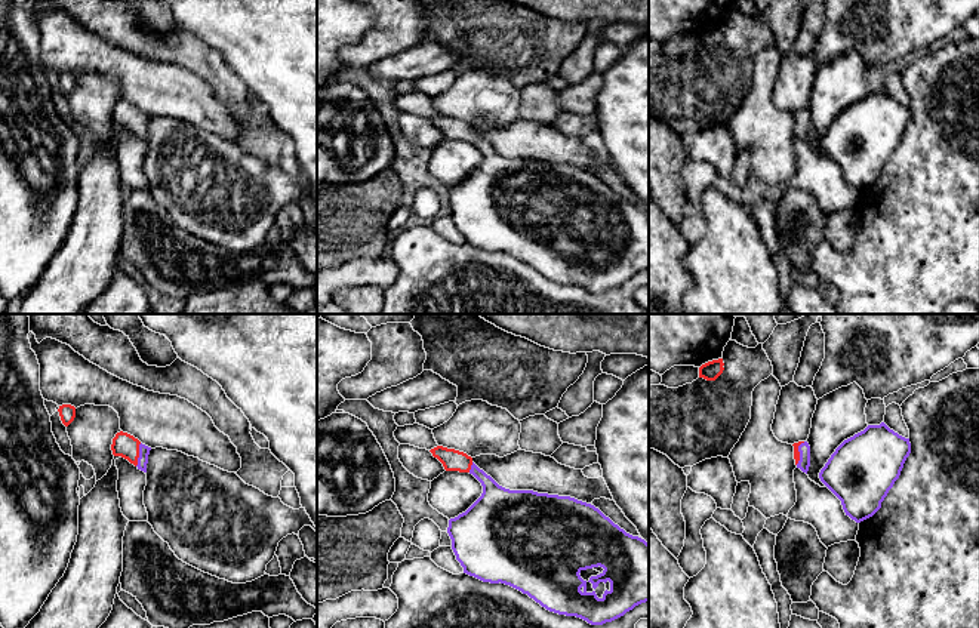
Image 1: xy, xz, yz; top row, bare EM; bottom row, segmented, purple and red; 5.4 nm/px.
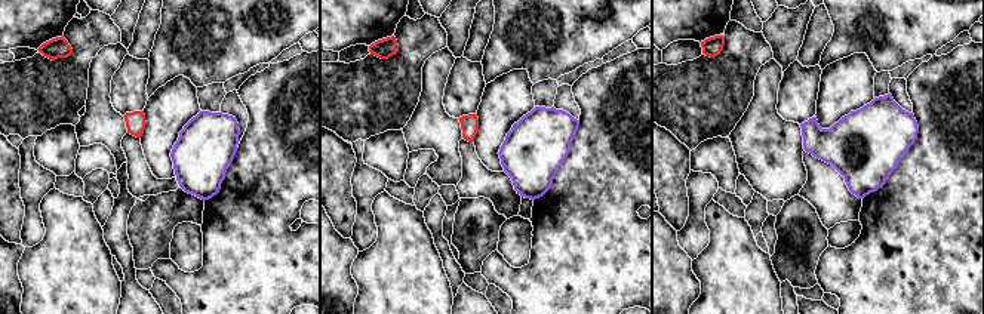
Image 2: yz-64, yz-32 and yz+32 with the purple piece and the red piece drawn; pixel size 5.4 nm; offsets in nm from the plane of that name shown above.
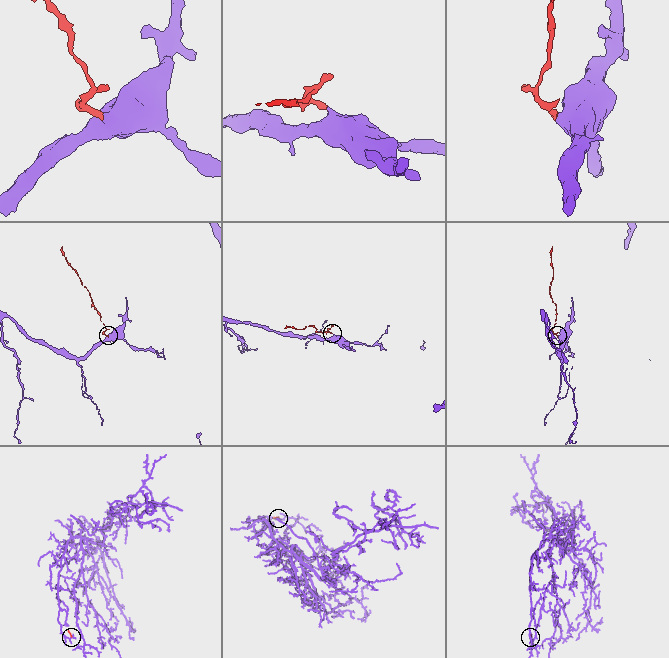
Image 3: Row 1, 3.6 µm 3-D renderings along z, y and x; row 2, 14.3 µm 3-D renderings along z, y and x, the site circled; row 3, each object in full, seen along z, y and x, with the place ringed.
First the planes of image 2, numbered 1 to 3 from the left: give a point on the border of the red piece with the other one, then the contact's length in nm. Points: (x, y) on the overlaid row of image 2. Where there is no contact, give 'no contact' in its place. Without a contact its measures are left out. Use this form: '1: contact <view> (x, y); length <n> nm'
1: no contact
2: no contact
3: no contact

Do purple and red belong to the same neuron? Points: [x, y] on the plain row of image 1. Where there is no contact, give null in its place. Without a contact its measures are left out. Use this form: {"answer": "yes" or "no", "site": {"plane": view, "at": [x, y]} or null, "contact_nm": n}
{"answer": "yes", "site": {"plane": "xy", "at": [139, 123]}, "contact_nm": 130}

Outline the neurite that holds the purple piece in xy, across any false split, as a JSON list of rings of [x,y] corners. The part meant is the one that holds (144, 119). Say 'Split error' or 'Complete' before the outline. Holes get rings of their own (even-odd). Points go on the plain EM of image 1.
Split error. [[[117,101],[113,107],[111,118],[114,124],[121,124],[133,132],[138,138],[147,141],[148,123],[151,116],[142,113],[127,101]]]

